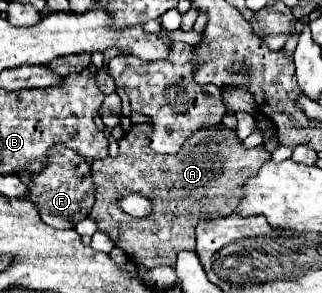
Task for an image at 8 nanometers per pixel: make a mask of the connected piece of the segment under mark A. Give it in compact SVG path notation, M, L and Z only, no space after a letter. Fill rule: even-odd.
M137 124L119 140L119 156L103 158L91 164L95 182L95 204L89 214L97 222L97 230L105 232L117 248L131 254L139 268L153 268L157 264L175 266L175 256L181 248L195 250L195 228L203 214L219 212L229 216L235 212L241 198L241 184L247 176L257 174L267 156L265 146L245 150L233 130L211 128L209 144L195 144L183 148L175 156L157 154L147 146L147 136L153 126ZM129 194L141 194L151 200L153 212L145 218L135 218L119 208L119 200Z

